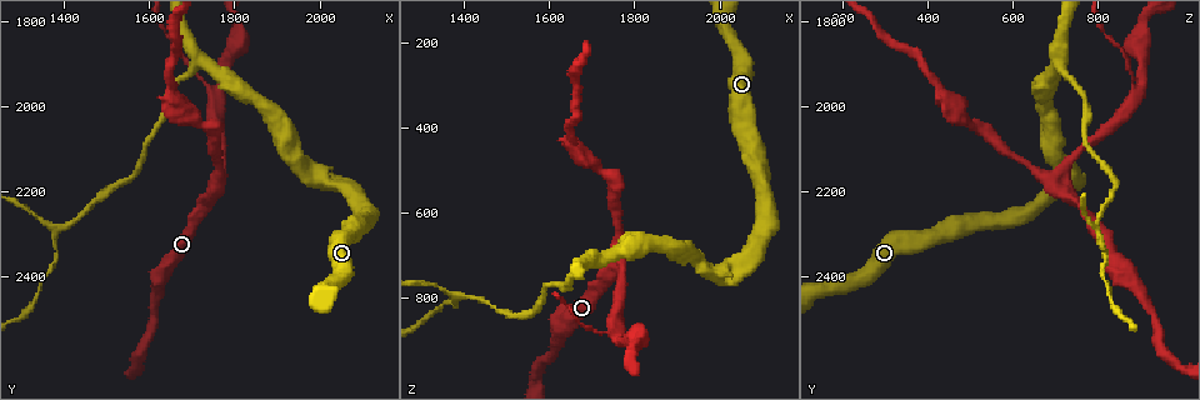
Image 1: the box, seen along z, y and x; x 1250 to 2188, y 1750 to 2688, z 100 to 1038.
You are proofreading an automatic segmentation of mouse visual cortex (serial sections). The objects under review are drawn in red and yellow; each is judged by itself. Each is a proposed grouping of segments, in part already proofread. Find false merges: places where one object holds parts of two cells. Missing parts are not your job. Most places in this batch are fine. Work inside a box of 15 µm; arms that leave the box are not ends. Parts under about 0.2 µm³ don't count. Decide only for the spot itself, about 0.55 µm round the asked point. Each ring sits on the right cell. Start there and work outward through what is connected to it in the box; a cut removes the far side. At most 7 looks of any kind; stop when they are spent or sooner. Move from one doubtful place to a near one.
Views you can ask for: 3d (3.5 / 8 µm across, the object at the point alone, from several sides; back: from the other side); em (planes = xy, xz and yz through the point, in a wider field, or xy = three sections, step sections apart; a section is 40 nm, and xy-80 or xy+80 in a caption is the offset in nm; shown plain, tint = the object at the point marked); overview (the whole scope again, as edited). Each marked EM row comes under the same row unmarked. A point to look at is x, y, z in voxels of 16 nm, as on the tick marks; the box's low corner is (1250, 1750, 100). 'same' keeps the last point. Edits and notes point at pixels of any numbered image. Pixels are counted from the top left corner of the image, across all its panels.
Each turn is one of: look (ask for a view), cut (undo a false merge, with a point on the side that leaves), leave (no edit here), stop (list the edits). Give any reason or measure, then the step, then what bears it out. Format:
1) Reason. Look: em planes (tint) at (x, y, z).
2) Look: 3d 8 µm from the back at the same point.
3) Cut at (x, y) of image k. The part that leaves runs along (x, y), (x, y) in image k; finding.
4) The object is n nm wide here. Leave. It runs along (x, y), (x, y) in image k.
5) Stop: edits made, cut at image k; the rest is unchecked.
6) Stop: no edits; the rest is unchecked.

Sharp bend. Look: 3d 3.5 µm at (1705, 1905, 710).

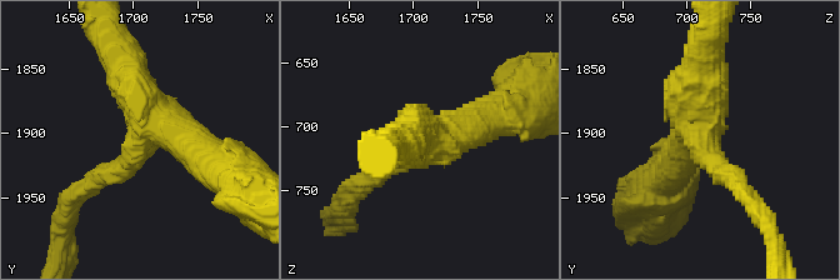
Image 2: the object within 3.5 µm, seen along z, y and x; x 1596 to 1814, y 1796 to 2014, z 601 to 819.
3 arms meet here; the arms are 300, 500, 500 nm wide. Look: em xy step 5 (tint) at (1702, 1908, 712).

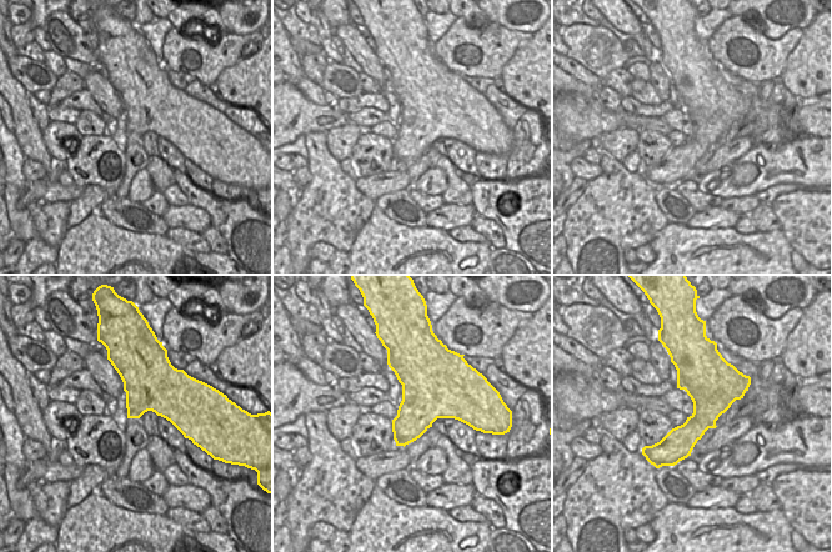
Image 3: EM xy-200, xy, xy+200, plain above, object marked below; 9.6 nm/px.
Leave. One cell here.

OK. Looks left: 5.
Three arms meet. Look: 3d 8 µm from the back at (1755, 1980, 890).

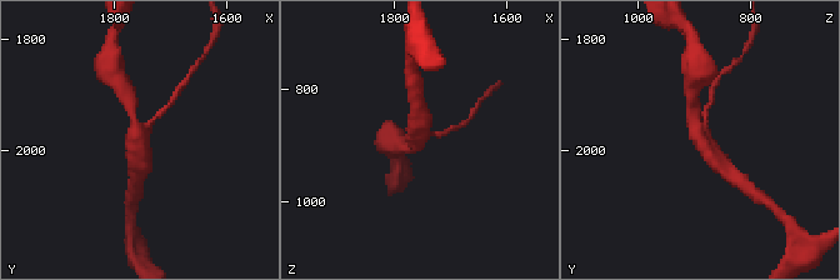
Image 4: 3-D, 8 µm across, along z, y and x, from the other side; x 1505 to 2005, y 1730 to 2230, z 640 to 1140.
Zoom in. Look: 3d 3.5 µm at (1760, 1980, 890).

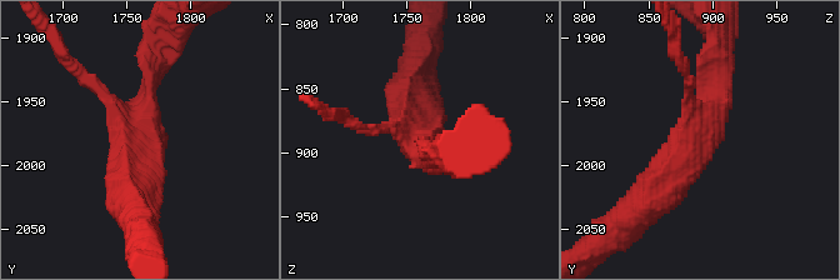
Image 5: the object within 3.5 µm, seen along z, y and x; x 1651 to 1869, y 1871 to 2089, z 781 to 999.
Need the tissue. Look: em xy step 2 (tint) at (1760, 1974, 892).

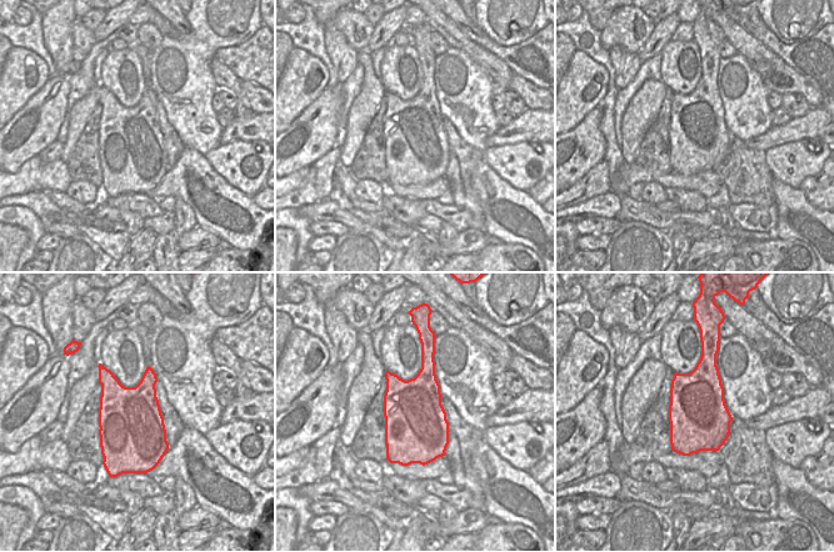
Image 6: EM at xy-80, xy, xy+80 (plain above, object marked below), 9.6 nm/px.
The arms are 150, 250, 500 nm wide. Leave. It runs along (650, 204), (708, 128), (720, 58) in image 5; all the same cell.

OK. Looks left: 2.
Abrupt turn. Look: em xy step 3 (tint) at (1385, 2290, 805).

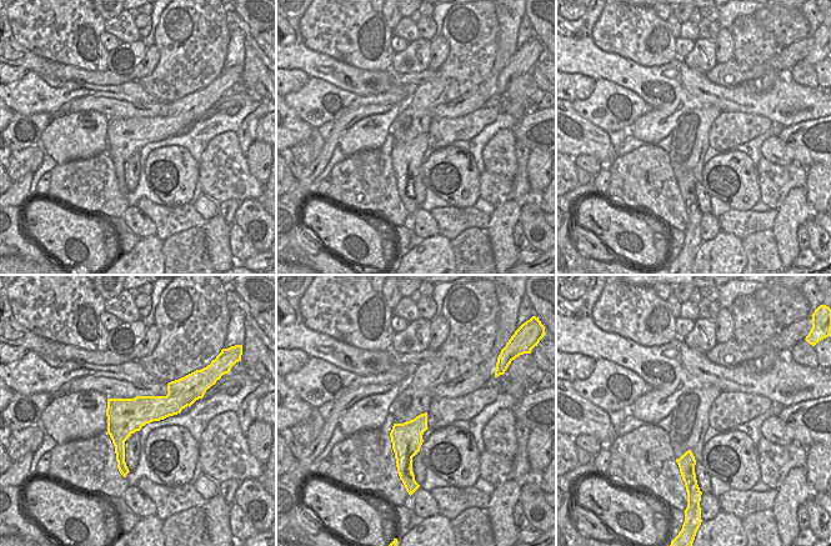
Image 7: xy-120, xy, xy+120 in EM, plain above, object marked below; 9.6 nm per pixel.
Look: 3d 3.5 µm at the same point.

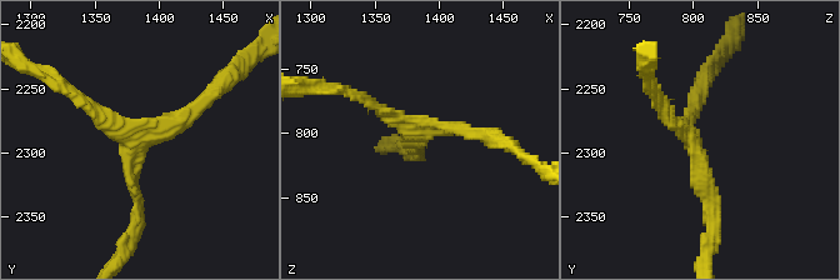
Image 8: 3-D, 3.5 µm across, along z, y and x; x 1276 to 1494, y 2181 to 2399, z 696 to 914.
Leave. It runs along (210, 95), (130, 145), (138, 214) in image 8; all the same cell.

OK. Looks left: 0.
Stop: no edits; the rest is unchecked.

